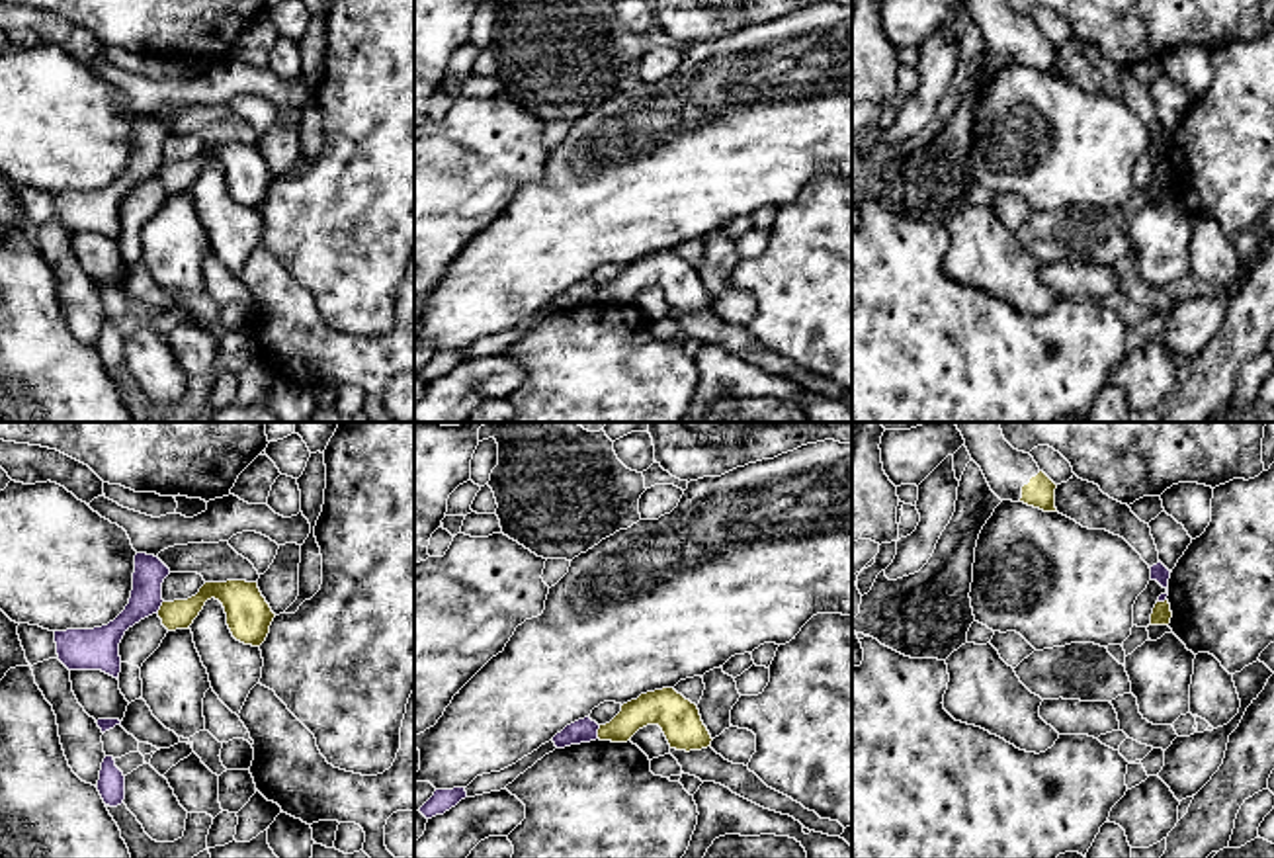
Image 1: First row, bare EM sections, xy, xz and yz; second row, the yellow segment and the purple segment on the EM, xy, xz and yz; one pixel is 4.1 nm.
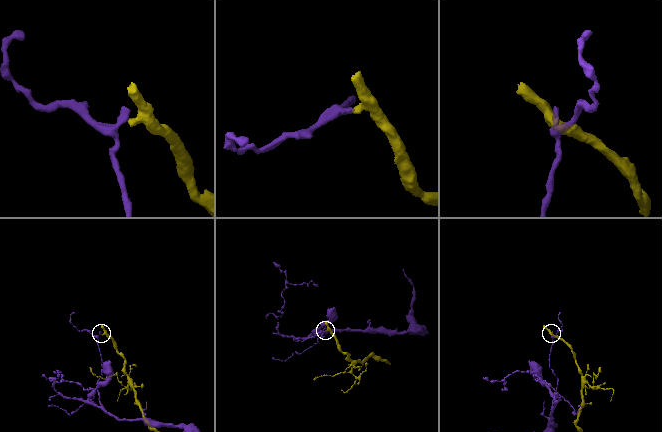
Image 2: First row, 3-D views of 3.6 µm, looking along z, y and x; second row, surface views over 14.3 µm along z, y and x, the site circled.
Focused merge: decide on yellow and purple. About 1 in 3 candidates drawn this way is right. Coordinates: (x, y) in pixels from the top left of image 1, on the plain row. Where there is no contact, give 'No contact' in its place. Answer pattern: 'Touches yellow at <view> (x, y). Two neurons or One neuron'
Touches yellow at xz (598, 294). Two neurons

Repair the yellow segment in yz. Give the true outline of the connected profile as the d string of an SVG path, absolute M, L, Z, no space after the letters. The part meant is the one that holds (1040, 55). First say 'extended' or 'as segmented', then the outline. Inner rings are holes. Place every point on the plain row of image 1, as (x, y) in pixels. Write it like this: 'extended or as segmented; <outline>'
extended; M1004 0L963 2L971 21L981 29L991 53L1000 63L1057 74L1057 47L1038 29L1030 16L1014 12Z

